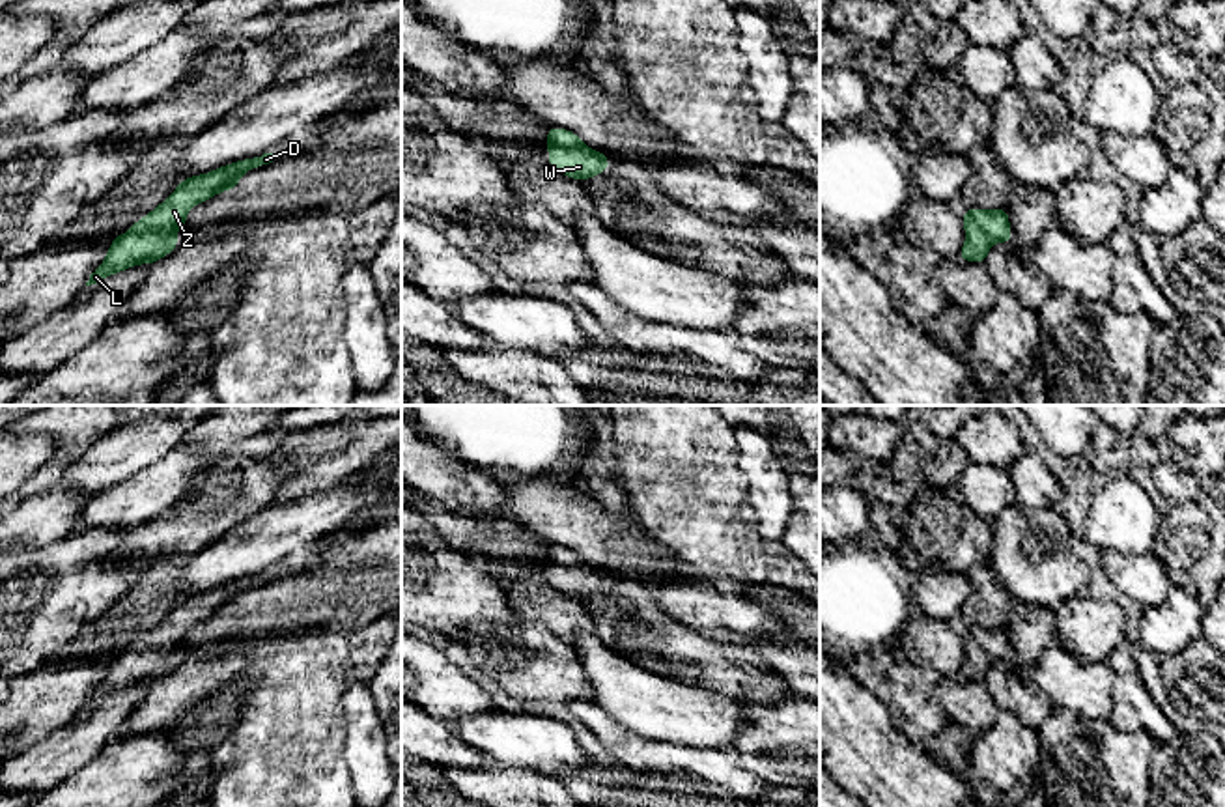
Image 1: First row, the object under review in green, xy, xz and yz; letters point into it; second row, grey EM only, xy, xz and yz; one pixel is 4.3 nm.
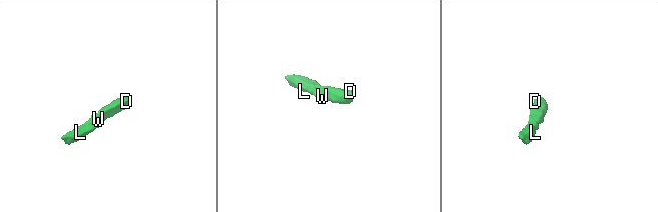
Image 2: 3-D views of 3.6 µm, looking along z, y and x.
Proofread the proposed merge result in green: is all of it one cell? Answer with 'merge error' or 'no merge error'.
no merge error

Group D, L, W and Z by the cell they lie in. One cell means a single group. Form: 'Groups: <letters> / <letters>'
Groups: D L W Z

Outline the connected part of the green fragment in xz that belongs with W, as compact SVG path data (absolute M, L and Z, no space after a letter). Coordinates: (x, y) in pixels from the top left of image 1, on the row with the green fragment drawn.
M549 127L543 142L551 148L547 151L551 168L562 176L586 181L609 170L609 157L598 149L586 148L573 131Z

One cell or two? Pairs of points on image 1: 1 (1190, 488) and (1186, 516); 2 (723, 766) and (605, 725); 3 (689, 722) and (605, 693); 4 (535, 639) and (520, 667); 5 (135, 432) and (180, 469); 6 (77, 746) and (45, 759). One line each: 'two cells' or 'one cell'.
1: two cells
2: one cell
3: one cell
4: one cell
5: two cells
6: one cell

